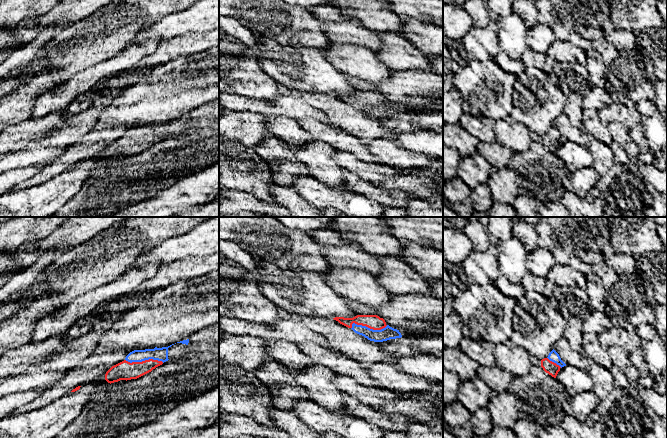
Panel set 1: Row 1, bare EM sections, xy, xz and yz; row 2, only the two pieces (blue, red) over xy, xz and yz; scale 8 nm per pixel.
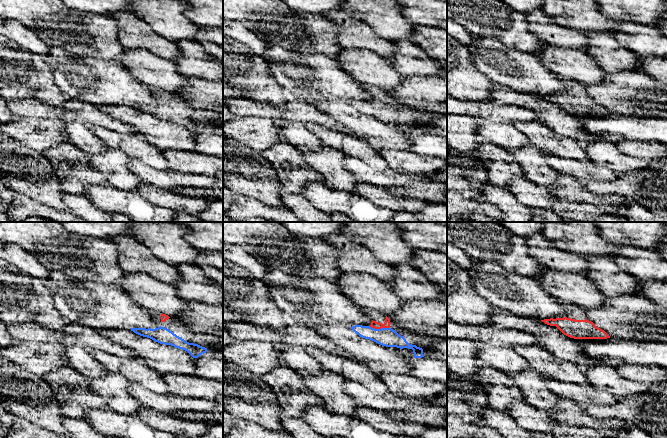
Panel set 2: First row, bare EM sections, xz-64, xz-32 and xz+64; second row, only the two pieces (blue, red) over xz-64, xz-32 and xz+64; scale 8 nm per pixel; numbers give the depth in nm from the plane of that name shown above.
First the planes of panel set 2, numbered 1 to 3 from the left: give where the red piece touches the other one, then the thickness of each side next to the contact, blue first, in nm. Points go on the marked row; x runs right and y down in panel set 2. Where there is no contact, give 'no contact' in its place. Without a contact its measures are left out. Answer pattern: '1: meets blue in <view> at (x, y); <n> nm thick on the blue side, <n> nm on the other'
1: no contact
2: meets blue in xz-32 at (379, 329); 150 nm thick on the blue side, 60 nm on the other
3: no contact

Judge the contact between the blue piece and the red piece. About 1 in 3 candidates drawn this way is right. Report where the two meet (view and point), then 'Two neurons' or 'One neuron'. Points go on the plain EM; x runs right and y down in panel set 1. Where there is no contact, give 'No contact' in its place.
Touches blue at xz (367, 103). One neuron

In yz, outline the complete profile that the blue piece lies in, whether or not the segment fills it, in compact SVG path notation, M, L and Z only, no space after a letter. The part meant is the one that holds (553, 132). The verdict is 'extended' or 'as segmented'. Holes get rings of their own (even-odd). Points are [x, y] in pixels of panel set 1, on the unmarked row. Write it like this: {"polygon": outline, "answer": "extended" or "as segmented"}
{"polygon": "M554 125L549 129L547 134L541 136L543 146L554 154L556 154L560 145L564 142L566 142L566 140Z", "answer": "extended"}

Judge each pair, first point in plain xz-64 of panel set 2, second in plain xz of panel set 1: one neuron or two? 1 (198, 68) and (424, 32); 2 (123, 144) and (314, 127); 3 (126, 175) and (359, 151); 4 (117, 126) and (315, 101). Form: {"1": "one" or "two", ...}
{"1": "two", "2": "one", "3": "two", "4": "two"}

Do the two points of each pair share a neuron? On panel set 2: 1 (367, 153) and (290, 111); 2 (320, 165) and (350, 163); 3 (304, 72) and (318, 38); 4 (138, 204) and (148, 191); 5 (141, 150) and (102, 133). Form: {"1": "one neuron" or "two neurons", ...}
{"1": "one neuron", "2": "two neurons", "3": "one neuron", "4": "two neurons", "5": "one neuron"}

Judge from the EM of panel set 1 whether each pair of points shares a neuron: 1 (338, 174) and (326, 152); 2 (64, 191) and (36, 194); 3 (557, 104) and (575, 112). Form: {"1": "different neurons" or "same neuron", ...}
{"1": "same neuron", "2": "same neuron", "3": "different neurons"}

